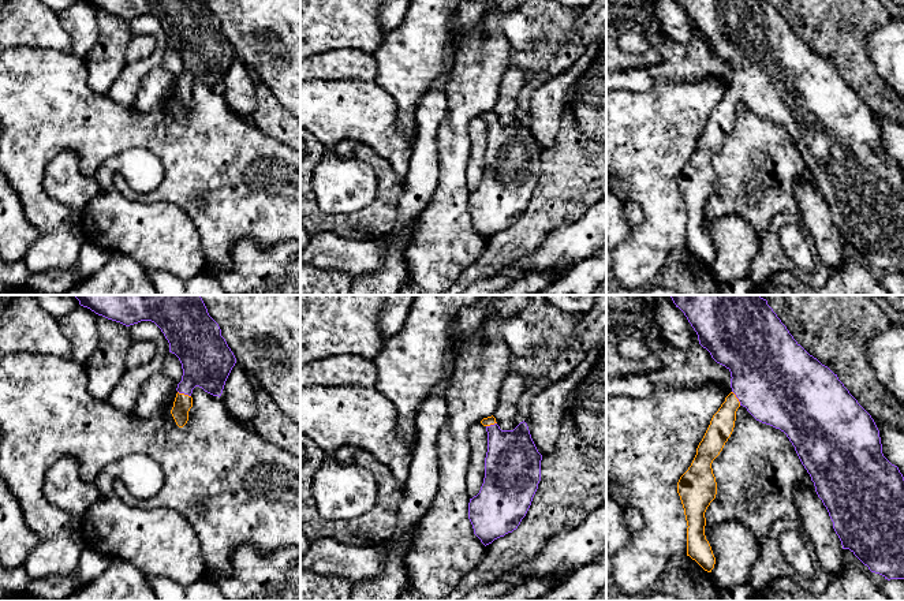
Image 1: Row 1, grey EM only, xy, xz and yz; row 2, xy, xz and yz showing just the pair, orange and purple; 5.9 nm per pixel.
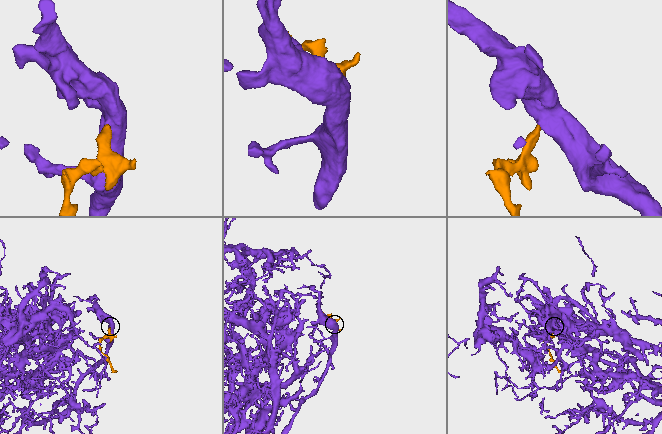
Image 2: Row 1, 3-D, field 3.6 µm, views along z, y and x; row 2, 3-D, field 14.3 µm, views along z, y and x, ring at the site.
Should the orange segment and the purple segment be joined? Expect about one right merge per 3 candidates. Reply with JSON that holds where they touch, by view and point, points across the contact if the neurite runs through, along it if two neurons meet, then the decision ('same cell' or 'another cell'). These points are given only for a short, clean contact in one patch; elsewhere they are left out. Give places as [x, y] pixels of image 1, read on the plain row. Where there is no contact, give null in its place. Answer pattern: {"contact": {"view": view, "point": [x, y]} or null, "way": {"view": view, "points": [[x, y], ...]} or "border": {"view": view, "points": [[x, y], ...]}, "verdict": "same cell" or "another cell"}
{"contact": {"view": "yz", "point": [736, 92]}, "way": {"view": "yz", "points": [[723, 116], [736, 92], [773, 71]]}, "verdict": "same cell"}

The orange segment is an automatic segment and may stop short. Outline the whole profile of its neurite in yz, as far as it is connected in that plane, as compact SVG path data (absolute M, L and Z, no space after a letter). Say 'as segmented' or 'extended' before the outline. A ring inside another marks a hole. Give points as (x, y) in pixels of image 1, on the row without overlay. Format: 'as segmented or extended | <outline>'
extended | M676 0L698 29L699 38L711 52L731 66L732 86L725 92L696 142L688 164L677 176L687 214L687 250L705 265L716 258L711 240L705 229L705 206L717 188L711 157L731 131L736 105L740 100L759 116L787 128L814 176L815 186L826 201L843 243L849 243L871 266L885 273L904 273L904 171L899 161L882 148L879 124L871 109L858 97L828 60L810 49L789 27L770 0Z

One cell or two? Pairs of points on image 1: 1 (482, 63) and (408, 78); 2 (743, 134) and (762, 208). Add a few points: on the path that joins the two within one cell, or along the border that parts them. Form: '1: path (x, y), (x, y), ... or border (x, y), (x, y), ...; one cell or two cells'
1: border (451, 23), (456, 33), (456, 43), (449, 56); two cells
2: path (755, 152), (757, 190); one cell

